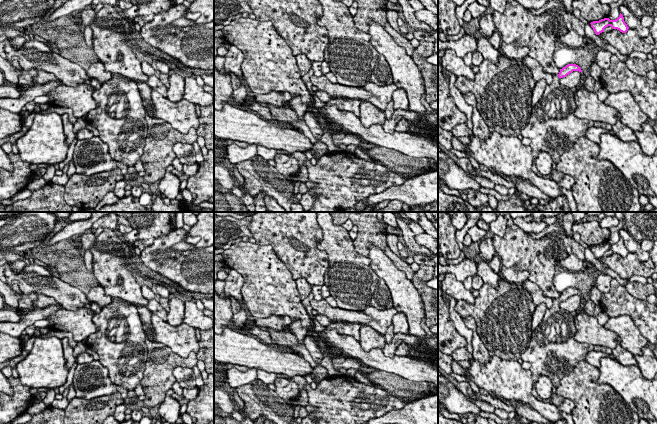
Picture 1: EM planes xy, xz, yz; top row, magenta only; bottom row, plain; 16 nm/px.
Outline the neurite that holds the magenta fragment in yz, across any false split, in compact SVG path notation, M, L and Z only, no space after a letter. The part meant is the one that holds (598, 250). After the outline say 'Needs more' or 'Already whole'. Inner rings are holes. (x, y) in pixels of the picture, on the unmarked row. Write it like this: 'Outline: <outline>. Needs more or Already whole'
Outline: M620 237L619 241L615 244L610 244L609 242L604 242L599 245L593 245L590 247L596 259L604 256L604 253L611 250L612 253L617 253L622 257L626 257L629 253L624 245L623 239Z. Already whole

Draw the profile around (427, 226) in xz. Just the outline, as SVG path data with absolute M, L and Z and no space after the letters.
M418 212L419 215L419 221L418 224L422 227L422 229L429 234L430 236L432 236L433 238L435 238L438 241L438 231L435 229L435 227L433 226L432 222L430 222L424 212Z

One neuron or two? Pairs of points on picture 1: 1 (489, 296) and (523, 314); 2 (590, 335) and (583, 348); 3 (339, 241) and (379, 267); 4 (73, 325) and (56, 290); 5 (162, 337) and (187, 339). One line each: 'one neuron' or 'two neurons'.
1: one neuron
2: two neurons
3: two neurons
4: two neurons
5: one neuron

